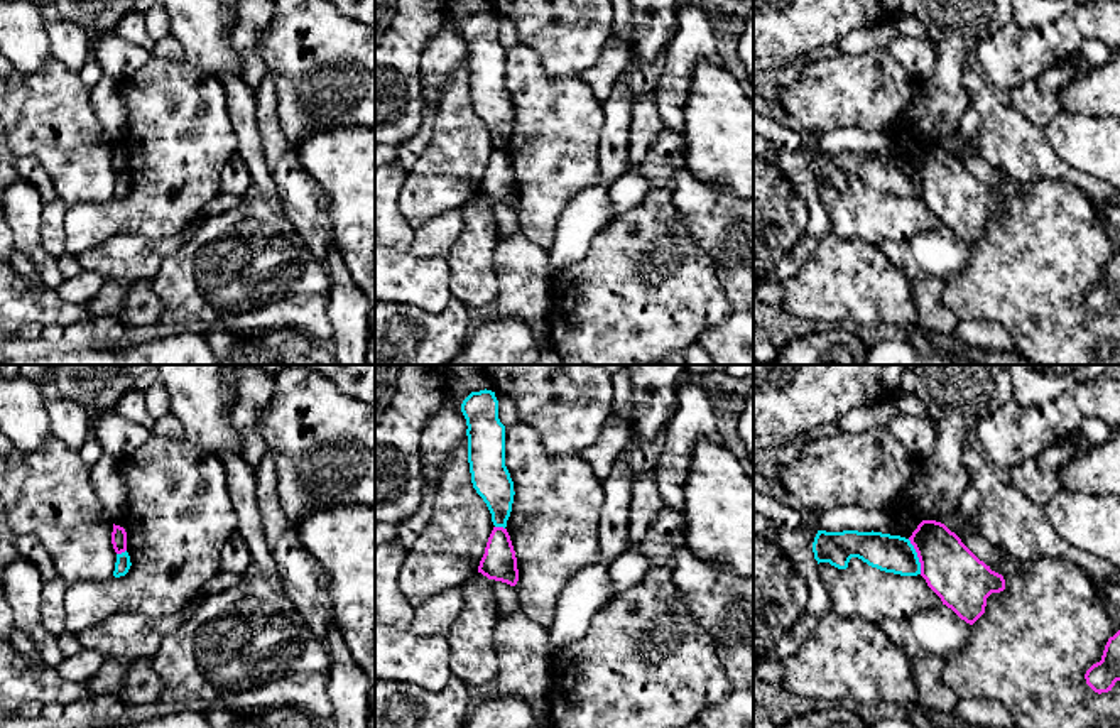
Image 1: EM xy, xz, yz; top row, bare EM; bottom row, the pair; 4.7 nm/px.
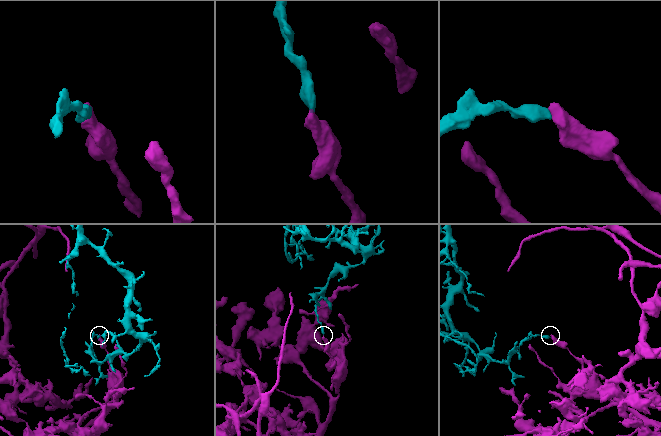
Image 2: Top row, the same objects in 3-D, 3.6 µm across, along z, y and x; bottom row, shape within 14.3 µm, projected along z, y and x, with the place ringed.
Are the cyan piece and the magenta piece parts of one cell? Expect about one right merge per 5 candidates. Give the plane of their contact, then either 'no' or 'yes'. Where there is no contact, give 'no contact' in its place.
meets cyan in yz; no

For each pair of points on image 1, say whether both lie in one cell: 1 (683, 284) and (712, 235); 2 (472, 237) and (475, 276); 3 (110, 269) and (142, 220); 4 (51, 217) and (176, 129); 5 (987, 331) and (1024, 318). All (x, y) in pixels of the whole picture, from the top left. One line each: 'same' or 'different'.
1: different
2: same
3: different
4: different
5: different

